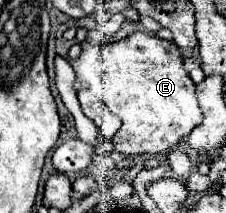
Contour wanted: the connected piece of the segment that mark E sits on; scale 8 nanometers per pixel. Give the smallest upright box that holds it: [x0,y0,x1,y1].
[68,32,202,156]

